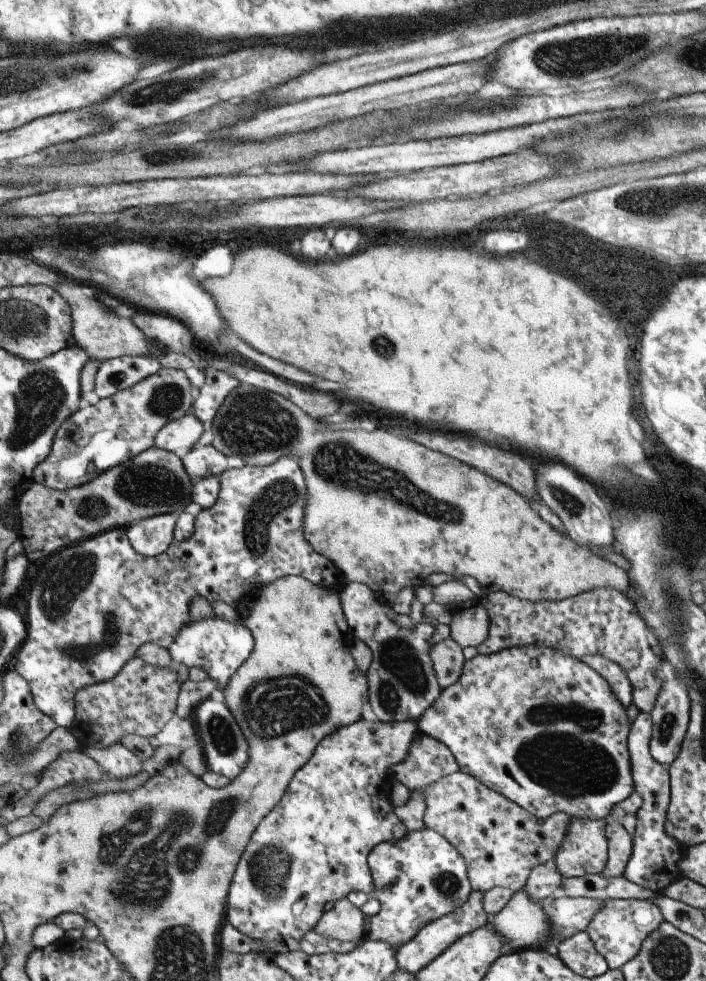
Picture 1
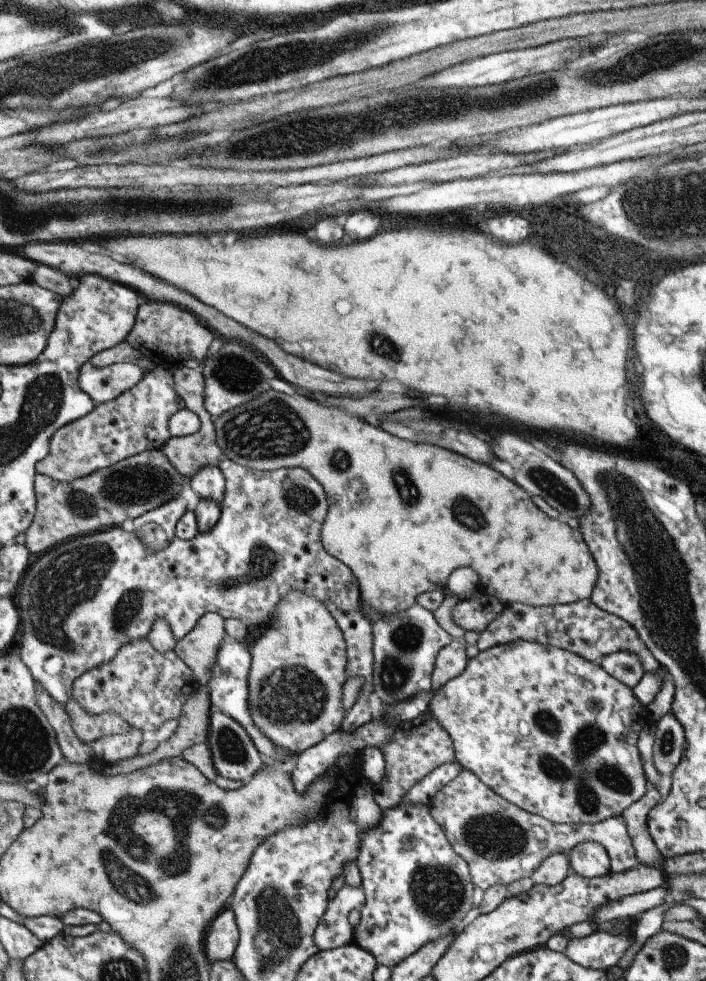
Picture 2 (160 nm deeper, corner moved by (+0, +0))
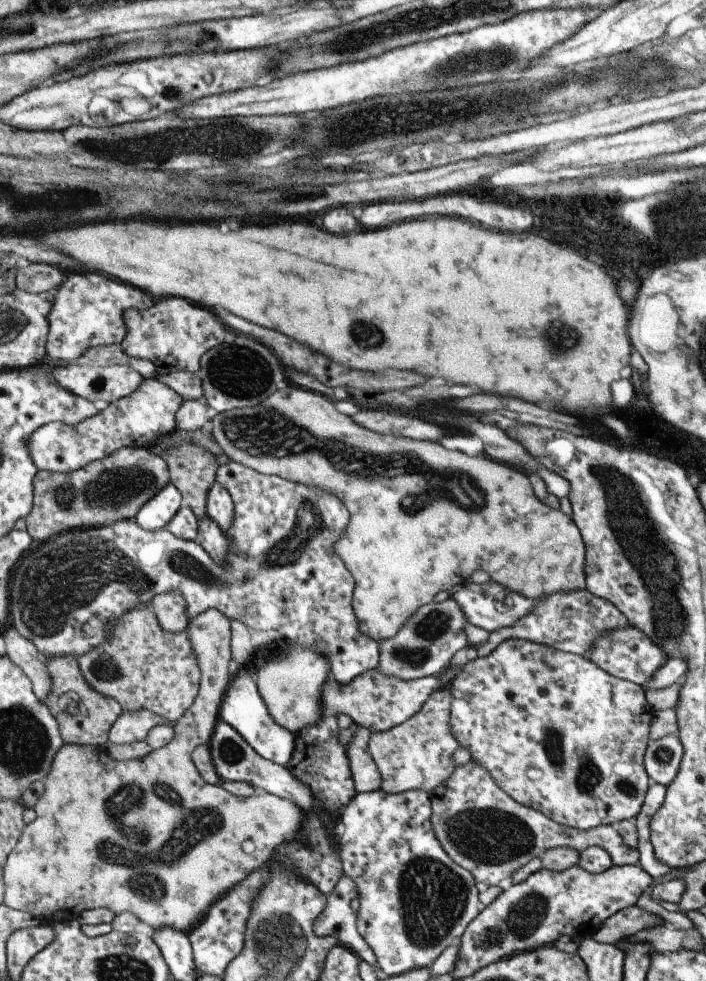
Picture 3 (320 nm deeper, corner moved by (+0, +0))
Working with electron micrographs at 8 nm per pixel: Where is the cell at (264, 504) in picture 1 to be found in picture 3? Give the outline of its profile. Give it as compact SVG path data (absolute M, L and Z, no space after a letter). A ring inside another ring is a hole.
M231 461L229 464L221 465L218 468L216 482L223 485L232 496L235 503L236 515L234 518L234 527L232 534L227 537L230 542L230 561L224 565L218 565L207 554L207 551L197 541L180 539L175 536L167 527L161 530L150 531L143 528L136 519L127 519L117 521L110 525L103 525L99 528L92 529L75 529L66 533L58 534L57 537L50 538L41 544L35 545L31 550L26 552L15 565L12 574L10 587L10 618L11 624L17 627L17 630L24 637L30 638L40 650L42 658L62 657L66 654L75 655L77 658L88 653L90 650L97 649L107 638L111 628L129 613L131 609L136 609L139 605L151 604L158 594L169 593L170 590L180 590L187 601L188 613L195 618L205 610L218 608L223 611L229 618L243 621L247 626L254 629L277 630L283 634L283 642L290 644L301 644L303 647L314 647L317 655L326 655L331 666L331 676L339 683L347 685L348 682L358 674L363 674L366 670L378 666L378 644L367 638L363 633L358 631L358 624L352 609L352 592L354 589L354 578L351 576L343 561L335 554L334 542L344 531L348 523L347 509L326 491L321 491L318 487L308 487L301 483L295 483L291 480L281 478L277 475L268 475L254 468L248 467L243 463Z

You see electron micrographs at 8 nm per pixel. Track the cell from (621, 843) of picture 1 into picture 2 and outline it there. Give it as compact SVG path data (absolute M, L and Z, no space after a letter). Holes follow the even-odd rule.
M465 769L460 774L456 774L455 778L447 782L445 786L439 788L430 798L428 806L430 815L443 829L443 834L455 854L458 854L467 863L471 882L479 890L484 891L491 885L507 886L520 878L530 877L538 864L547 858L550 852L566 854L570 845L576 843L577 840L600 843L610 860L610 872L622 873L638 864L626 826L621 824L616 817L609 817L590 825L552 823L539 815L525 812L518 806L511 804L507 799L501 798L488 786L485 786L473 773Z

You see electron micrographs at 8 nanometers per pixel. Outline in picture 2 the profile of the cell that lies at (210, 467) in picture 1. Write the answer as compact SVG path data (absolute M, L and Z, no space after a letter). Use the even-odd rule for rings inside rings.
M205 467L189 479L189 482L199 498L215 501L222 506L225 500L226 478L220 467Z

